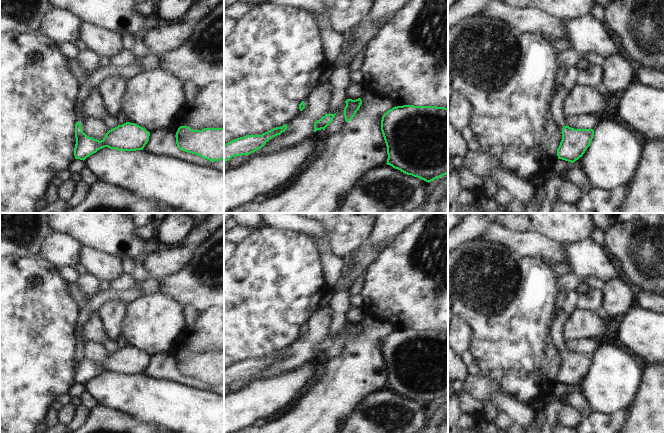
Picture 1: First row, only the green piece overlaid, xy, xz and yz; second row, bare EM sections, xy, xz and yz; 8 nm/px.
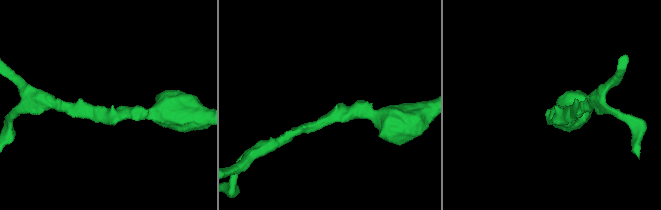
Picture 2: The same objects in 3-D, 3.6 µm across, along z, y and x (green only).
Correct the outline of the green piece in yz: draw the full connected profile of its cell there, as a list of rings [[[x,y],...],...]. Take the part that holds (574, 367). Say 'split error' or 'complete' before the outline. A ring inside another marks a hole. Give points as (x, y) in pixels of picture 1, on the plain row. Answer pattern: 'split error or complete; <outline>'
split error; [[[572,291],[568,294],[560,314],[554,321],[551,336],[555,346],[562,352],[562,364],[557,373],[558,383],[574,387],[583,380],[594,360],[593,353],[574,353],[566,349],[566,340],[563,336],[563,326],[570,315],[577,309],[576,303],[579,294]]]

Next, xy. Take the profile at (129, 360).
split error; [[[130,287],[121,292],[114,292],[109,289],[93,296],[87,296],[88,302],[86,304],[78,305],[79,311],[74,329],[74,337],[76,339],[76,368],[74,372],[75,383],[84,385],[87,381],[104,371],[116,373],[118,375],[143,374],[145,369],[148,367],[150,360],[150,356],[145,352],[135,347],[126,346],[109,354],[105,361],[99,365],[87,360],[83,356],[82,350],[85,341],[80,334],[81,326],[84,325],[88,321],[89,317],[104,303],[110,301],[121,301],[128,306],[138,297],[140,297],[140,292],[134,287]]]

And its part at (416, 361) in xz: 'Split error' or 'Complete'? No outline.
Complete

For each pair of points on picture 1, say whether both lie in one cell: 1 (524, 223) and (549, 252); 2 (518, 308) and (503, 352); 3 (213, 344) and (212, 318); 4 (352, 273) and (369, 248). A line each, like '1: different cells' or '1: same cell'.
1: different cells
2: same cell
3: same cell
4: same cell

